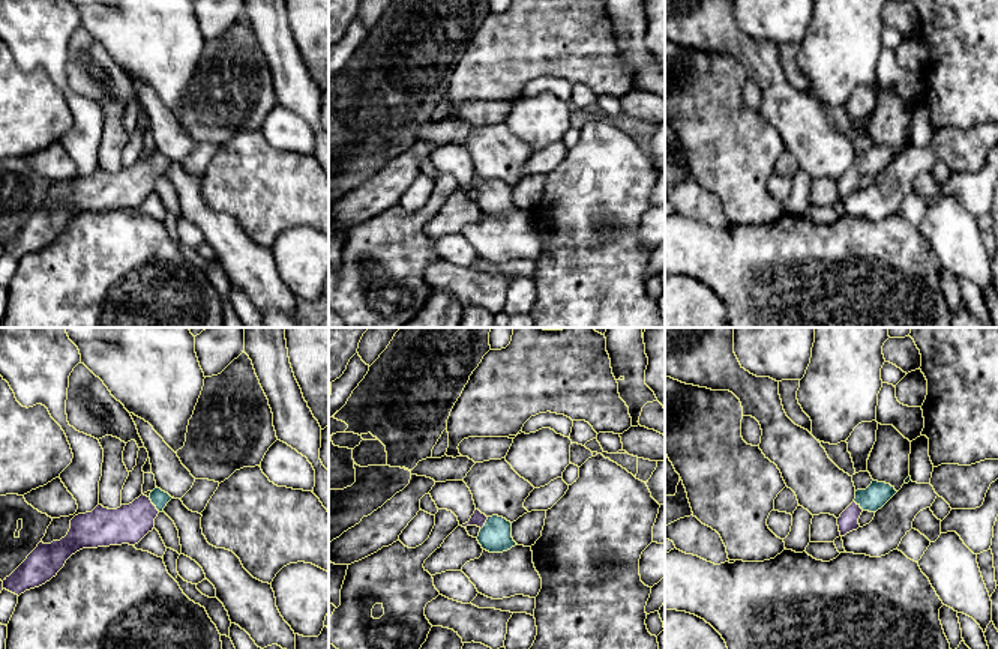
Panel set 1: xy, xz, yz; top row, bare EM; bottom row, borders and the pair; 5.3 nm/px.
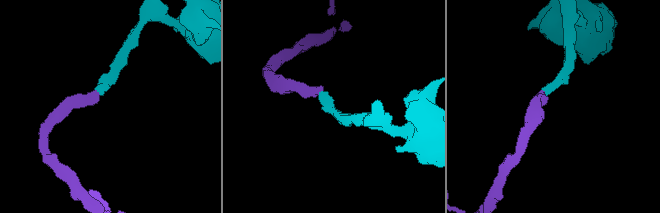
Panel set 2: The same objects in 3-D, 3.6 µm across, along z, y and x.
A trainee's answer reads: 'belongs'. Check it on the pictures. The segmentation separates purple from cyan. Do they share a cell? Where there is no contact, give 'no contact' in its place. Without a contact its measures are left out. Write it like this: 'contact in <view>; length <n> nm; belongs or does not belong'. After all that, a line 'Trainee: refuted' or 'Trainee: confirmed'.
contact in xy; length 110 nm; belongs
Trainee: confirmed

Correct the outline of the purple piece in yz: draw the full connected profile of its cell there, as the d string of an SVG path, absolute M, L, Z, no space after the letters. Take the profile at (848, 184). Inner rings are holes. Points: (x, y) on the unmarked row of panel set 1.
M872 144L866 153L857 153L854 165L837 182L840 200L860 191L858 182L863 174L876 176L896 156L894 150L878 144Z

